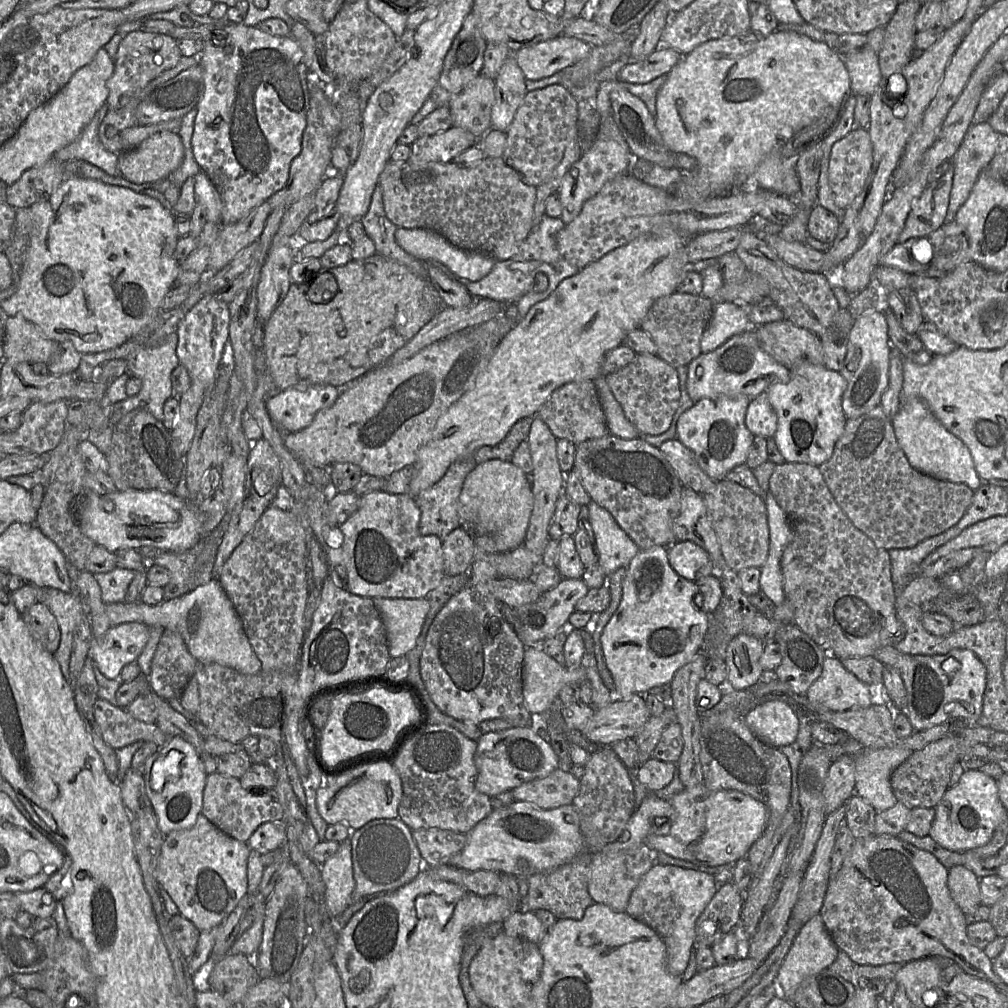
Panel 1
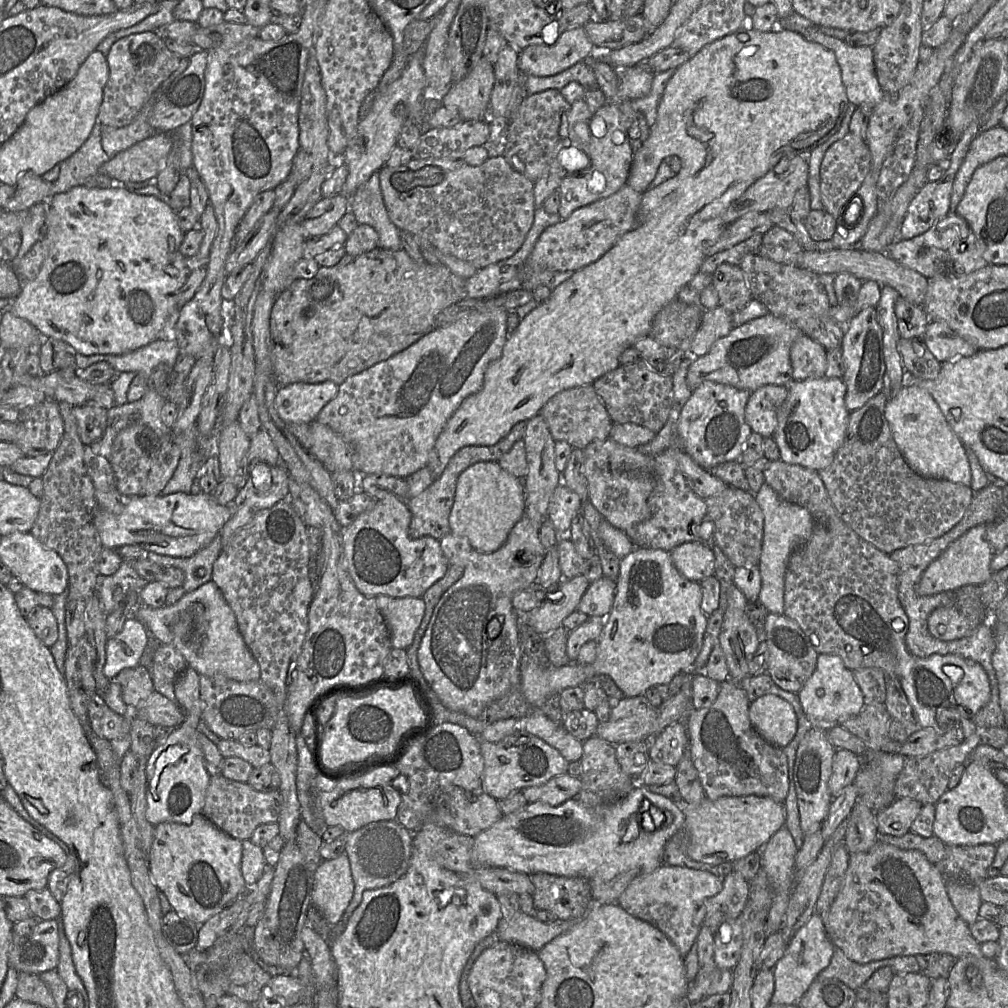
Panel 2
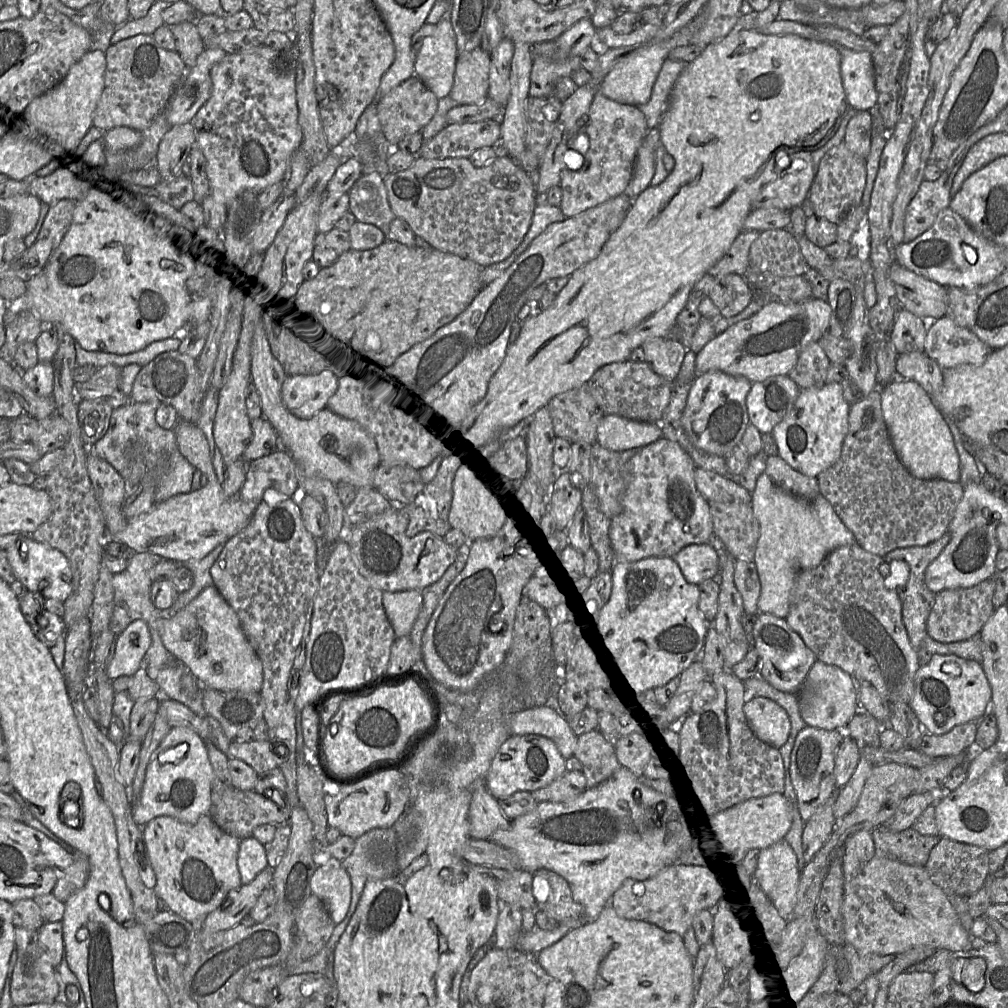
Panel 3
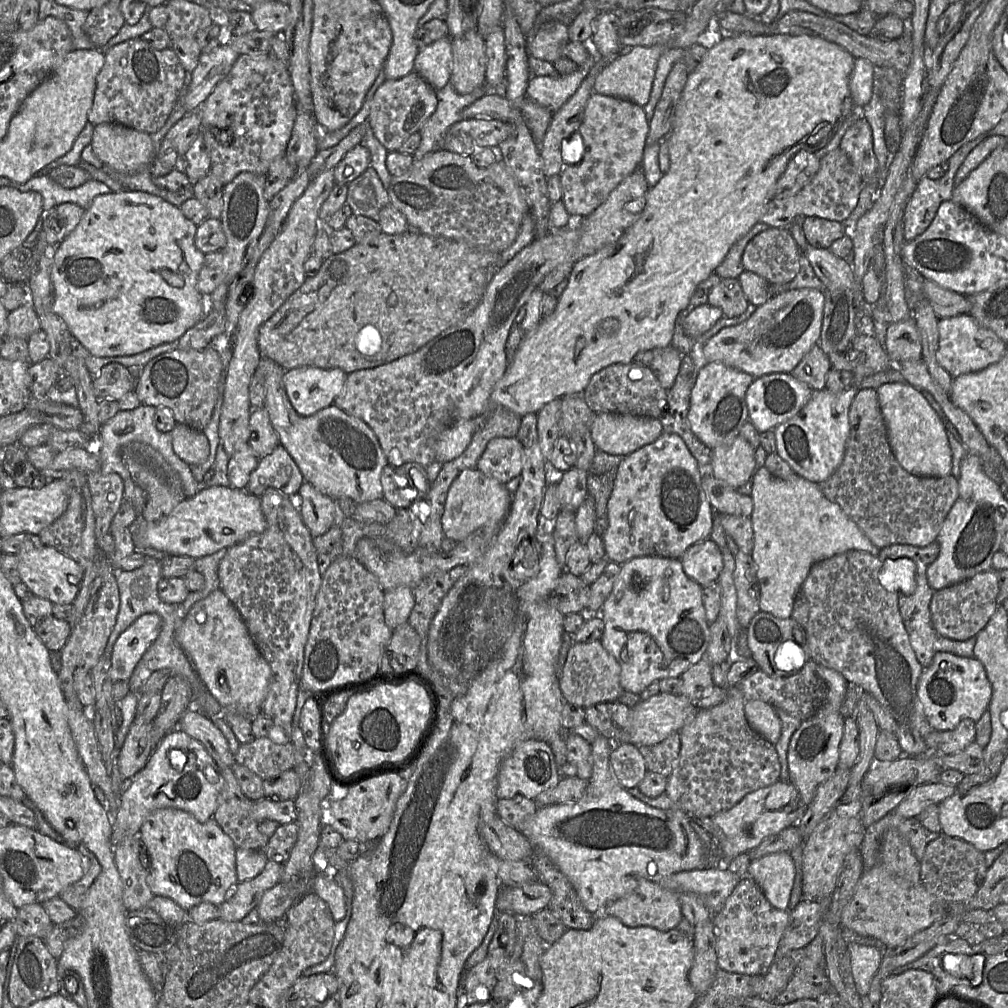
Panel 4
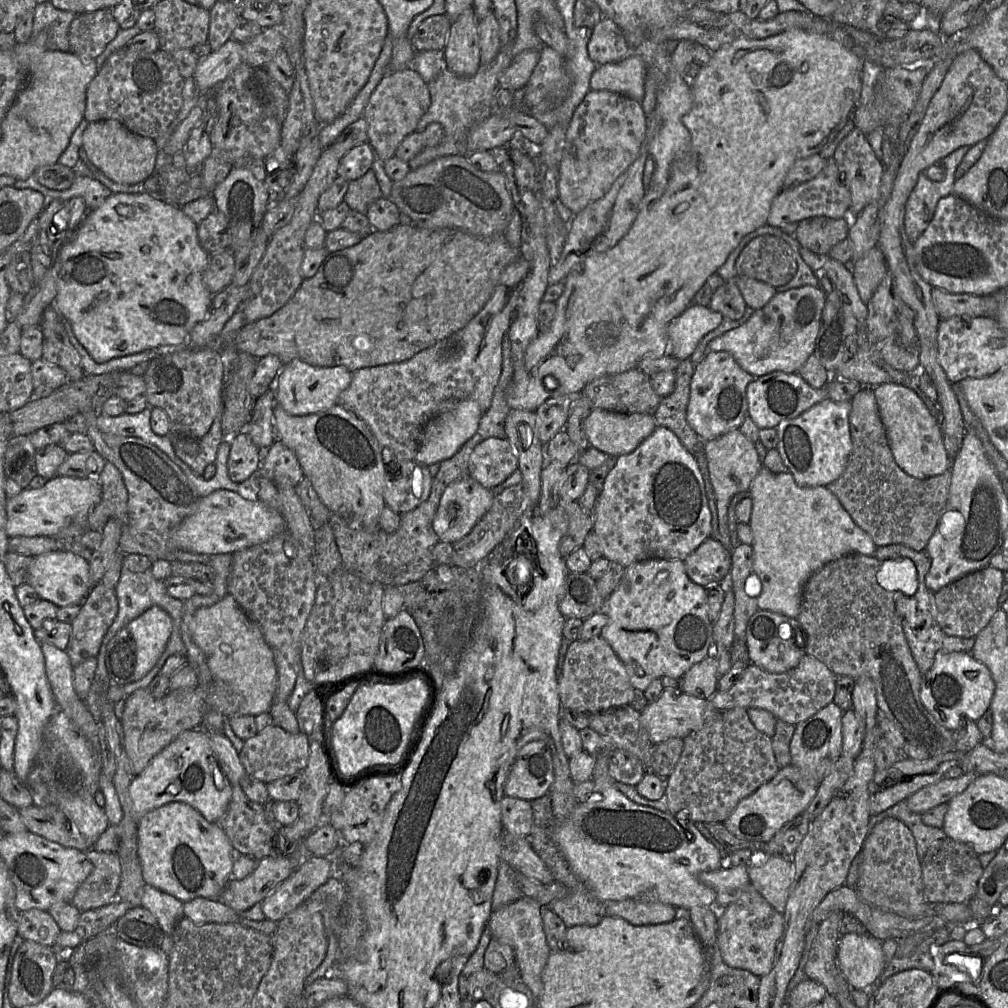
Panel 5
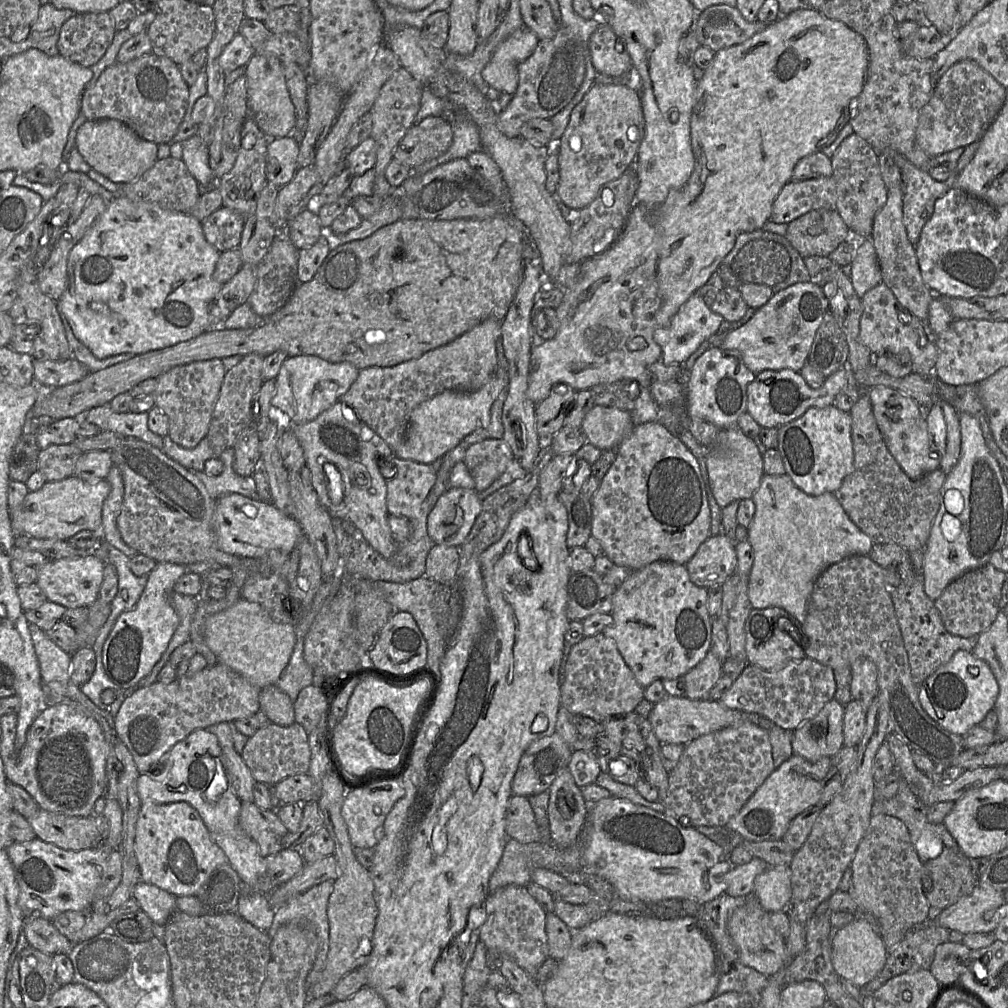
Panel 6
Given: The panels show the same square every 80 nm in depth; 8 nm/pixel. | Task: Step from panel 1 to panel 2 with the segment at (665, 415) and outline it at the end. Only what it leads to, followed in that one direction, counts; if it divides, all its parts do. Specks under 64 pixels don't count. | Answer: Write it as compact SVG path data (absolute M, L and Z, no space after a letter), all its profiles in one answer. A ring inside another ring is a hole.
M643 359L620 365L592 383L613 423L634 423L658 433L666 424L673 406L672 376L650 368Z

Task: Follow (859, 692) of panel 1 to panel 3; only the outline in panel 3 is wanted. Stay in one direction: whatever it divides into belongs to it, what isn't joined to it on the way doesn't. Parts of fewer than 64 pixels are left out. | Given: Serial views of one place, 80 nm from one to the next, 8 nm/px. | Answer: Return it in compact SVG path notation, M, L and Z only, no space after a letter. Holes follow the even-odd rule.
M816 660L798 692L798 703L804 722L826 730L843 730L858 712L859 693L854 678L835 665Z

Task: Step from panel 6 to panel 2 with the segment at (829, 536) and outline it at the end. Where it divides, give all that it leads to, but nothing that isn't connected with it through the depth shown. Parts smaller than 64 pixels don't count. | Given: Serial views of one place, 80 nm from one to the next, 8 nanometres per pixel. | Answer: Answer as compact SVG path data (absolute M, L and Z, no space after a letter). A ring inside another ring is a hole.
M766 482L754 495L763 513L762 549L758 562L761 589L758 602L768 613L784 613L784 586L787 561L792 552L811 537L816 523L810 512L802 506L783 500Z

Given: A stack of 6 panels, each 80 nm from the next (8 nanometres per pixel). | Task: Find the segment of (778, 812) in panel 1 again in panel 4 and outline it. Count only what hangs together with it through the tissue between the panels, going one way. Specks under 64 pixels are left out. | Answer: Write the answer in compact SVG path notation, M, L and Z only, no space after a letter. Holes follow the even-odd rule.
M726 660L712 667L714 685L727 689L724 701L711 708L699 709L679 731L680 757L668 777L665 793L673 802L673 808L682 810L689 817L713 817L719 812L732 808L747 794L780 780L781 764L775 746L749 724L744 711L746 700L739 687L728 685L727 674L732 660Z

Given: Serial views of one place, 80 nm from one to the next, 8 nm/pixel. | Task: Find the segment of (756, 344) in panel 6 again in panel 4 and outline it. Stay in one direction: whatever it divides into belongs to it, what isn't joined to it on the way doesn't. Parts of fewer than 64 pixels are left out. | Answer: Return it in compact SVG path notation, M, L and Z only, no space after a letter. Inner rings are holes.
M793 289L774 294L744 322L721 329L698 350L699 363L721 362L754 378L771 373L791 373L810 349L818 343L823 322L825 291Z

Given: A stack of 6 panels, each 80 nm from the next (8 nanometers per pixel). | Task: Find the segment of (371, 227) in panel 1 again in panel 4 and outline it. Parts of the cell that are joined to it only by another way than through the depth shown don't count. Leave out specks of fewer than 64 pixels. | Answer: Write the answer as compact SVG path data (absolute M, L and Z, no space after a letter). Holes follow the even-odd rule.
M372 166L348 184L346 203L353 214L378 222L380 210L390 204L390 199L387 189Z

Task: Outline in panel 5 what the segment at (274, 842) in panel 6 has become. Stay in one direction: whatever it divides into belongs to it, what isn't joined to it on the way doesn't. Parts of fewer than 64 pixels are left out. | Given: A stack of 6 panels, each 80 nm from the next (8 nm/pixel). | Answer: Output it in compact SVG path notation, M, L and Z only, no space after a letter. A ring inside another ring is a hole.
M240 784L232 786L232 797L225 814L218 821L229 838L235 851L261 860L274 855L273 838L278 829L285 826L271 825L265 818L265 810L262 804L251 801L241 788Z

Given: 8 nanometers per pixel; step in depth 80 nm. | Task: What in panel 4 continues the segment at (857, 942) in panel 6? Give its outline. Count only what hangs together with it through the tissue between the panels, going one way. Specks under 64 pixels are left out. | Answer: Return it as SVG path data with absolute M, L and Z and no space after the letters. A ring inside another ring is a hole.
M848 943L852 975L861 997L867 996L870 991L872 980L881 965L882 949L880 946Z

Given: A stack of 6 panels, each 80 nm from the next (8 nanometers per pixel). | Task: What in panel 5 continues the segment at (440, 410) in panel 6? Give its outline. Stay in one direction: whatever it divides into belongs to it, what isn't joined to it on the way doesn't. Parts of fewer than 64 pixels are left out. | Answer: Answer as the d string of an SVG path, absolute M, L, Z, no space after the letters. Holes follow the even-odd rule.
M461 399L447 403L426 426L415 456L415 461L430 466L451 458L475 434L482 415L483 411L474 400Z

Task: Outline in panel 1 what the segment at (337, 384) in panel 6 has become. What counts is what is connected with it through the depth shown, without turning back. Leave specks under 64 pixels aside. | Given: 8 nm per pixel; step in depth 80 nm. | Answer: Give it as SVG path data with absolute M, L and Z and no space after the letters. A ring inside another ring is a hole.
M333 385L296 386L268 396L266 410L285 433L300 431L311 424L322 409L331 407L340 395Z

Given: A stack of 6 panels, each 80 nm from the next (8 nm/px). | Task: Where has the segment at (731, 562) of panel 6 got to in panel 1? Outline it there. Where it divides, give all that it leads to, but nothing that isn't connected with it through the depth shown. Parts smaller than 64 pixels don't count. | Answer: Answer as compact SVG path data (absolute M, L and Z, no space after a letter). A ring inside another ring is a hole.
M691 540L676 541L668 549L668 559L677 574L691 581L714 574L714 564L701 546Z

